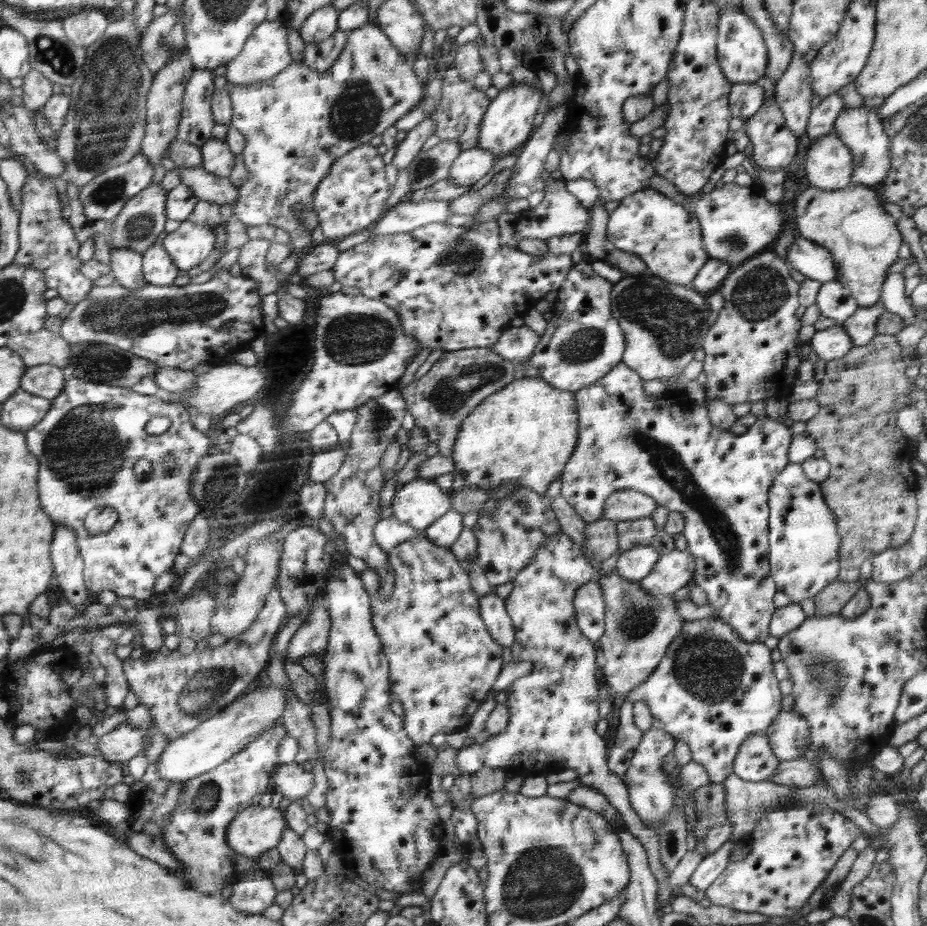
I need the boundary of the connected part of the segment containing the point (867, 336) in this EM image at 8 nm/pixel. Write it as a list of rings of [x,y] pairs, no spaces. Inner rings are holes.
[[[881,300],[874,306],[859,308],[850,320],[844,321],[840,325],[846,328],[856,346],[864,346],[876,336],[876,321],[885,310]]]

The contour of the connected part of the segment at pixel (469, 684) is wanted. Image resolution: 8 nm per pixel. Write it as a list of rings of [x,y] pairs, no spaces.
[[[420,536],[400,542],[388,551],[388,556],[396,572],[394,590],[388,600],[379,592],[370,598],[374,612],[371,621],[382,640],[384,654],[390,660],[390,689],[398,694],[404,707],[407,733],[420,746],[430,743],[436,734],[447,735],[470,725],[474,712],[487,699],[502,670],[502,645],[496,644],[487,629],[479,609],[479,595],[470,588],[471,580],[460,568],[453,551],[435,546]]]

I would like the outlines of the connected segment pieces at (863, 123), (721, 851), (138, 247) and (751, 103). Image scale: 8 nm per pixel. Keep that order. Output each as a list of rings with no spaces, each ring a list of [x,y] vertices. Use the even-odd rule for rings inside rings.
[[[862,104],[858,108],[844,105],[834,120],[832,132],[846,143],[854,155],[854,170],[850,184],[860,184],[873,188],[880,184],[891,170],[891,138],[884,132],[882,120],[878,118],[878,108],[868,108]]]
[[[728,840],[714,853],[703,857],[688,883],[696,887],[698,891],[705,892],[716,881],[716,878],[723,874],[727,866],[731,864],[730,854],[732,854],[734,845],[738,841]]]
[[[152,183],[150,188],[138,194],[124,207],[122,214],[114,220],[112,239],[110,239],[111,248],[128,248],[128,250],[140,252],[142,255],[154,248],[154,245],[159,242],[160,234],[166,230],[166,222],[168,222],[168,196],[169,191],[164,190],[164,186],[158,183]]]
[[[735,83],[732,85],[731,94],[732,118],[751,117],[763,106],[763,88],[756,83]]]

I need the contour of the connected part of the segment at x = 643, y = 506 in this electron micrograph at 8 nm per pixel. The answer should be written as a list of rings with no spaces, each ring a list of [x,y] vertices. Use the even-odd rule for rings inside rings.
[[[634,489],[620,490],[607,498],[604,518],[630,521],[654,516],[658,509],[660,506],[654,497]]]

